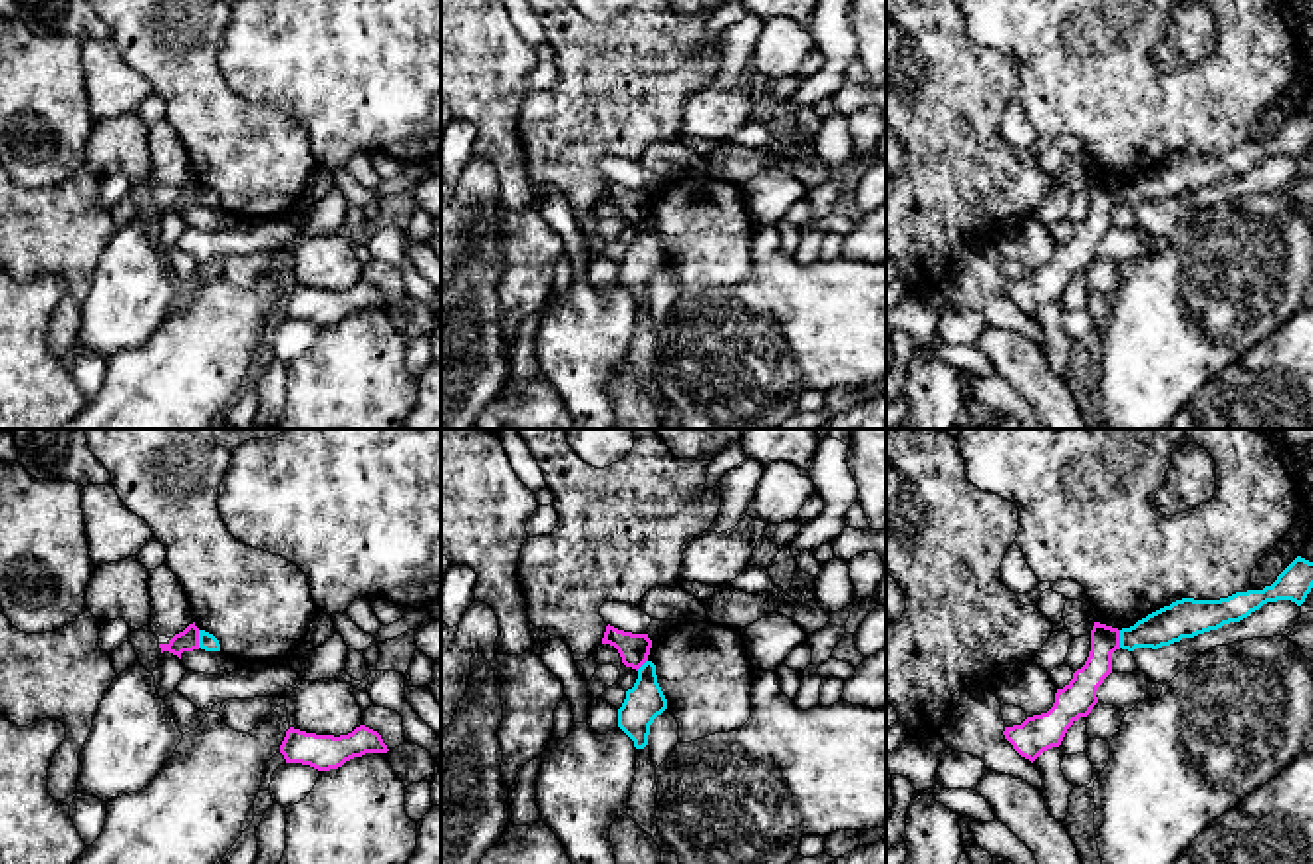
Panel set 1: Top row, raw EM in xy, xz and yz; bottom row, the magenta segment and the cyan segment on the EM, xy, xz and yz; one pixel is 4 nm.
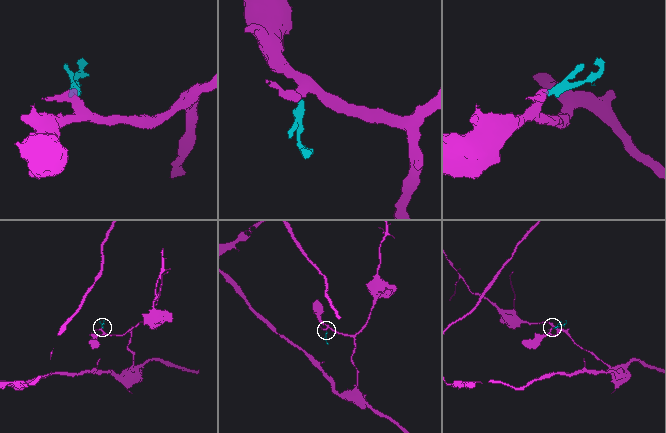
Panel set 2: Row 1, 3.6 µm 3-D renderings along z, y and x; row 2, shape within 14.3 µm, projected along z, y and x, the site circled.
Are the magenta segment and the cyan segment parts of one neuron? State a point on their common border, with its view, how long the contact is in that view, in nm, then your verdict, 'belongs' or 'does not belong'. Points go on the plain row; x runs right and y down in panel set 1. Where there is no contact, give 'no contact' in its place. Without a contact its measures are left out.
meets magenta in xy at (197, 193); contact 70 nm long; does not belong

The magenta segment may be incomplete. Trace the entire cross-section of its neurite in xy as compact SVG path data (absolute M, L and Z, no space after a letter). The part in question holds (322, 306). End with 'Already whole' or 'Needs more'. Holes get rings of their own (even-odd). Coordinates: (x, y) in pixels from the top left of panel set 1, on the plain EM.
M365 280L356 282L348 290L316 290L290 282L280 300L286 318L310 320L318 326L342 322L354 312L365 308L387 308L381 290Z. Already whole

